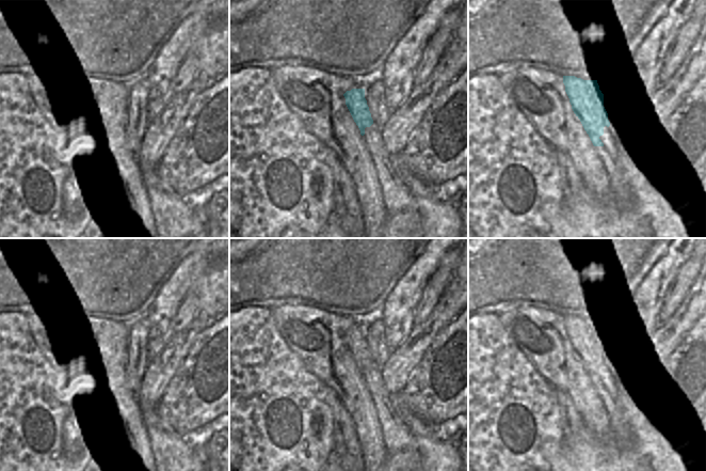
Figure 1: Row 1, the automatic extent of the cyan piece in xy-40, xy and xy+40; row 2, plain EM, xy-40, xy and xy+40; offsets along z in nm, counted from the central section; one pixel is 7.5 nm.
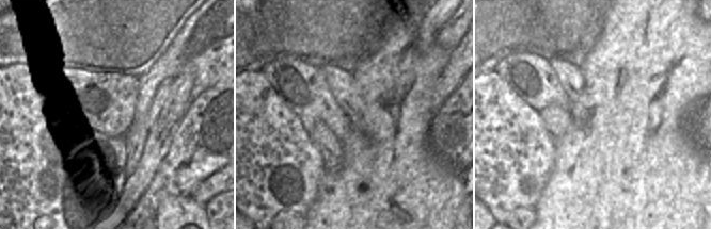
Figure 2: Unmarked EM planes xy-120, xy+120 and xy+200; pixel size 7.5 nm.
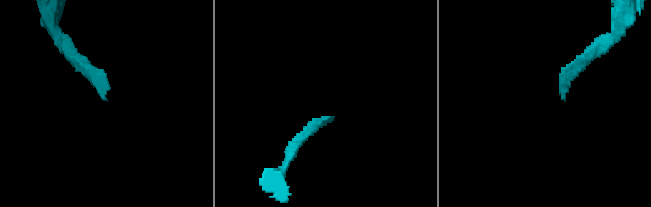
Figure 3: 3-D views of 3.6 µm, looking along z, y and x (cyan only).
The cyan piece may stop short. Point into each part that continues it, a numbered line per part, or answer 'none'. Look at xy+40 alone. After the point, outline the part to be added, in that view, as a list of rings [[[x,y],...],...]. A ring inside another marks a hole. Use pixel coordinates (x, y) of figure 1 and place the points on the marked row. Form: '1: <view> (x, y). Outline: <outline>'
1: xy+40 (613, 144). Outline: [[[611,125],[604,127],[604,135],[599,139],[614,162],[616,170],[623,171],[627,162],[627,147],[623,143],[623,139],[619,137]]]

